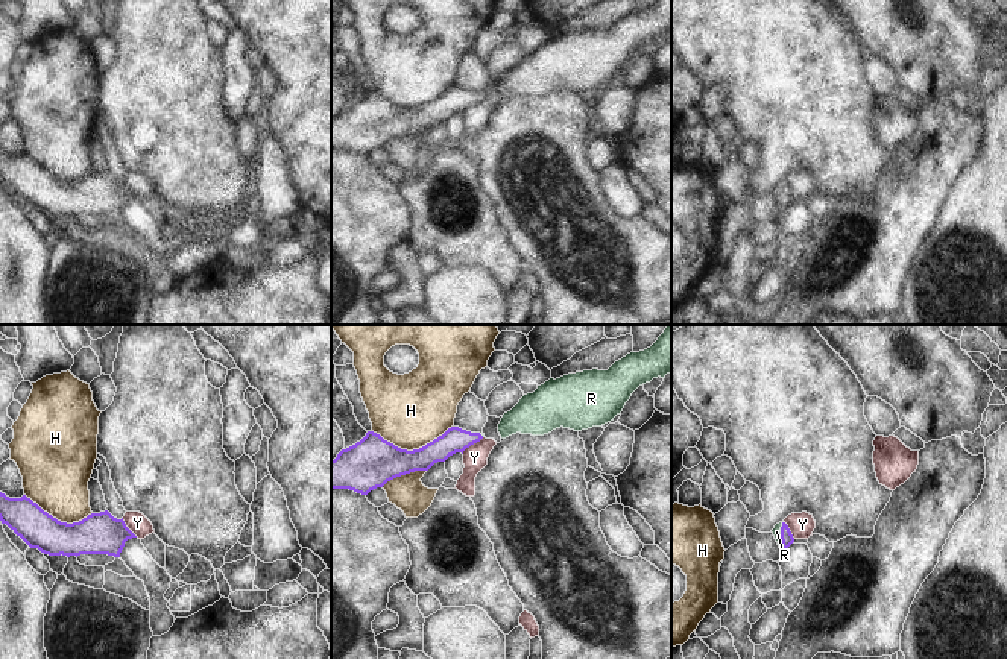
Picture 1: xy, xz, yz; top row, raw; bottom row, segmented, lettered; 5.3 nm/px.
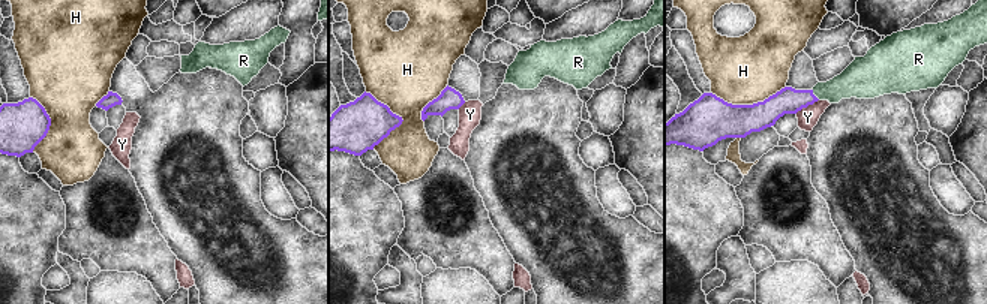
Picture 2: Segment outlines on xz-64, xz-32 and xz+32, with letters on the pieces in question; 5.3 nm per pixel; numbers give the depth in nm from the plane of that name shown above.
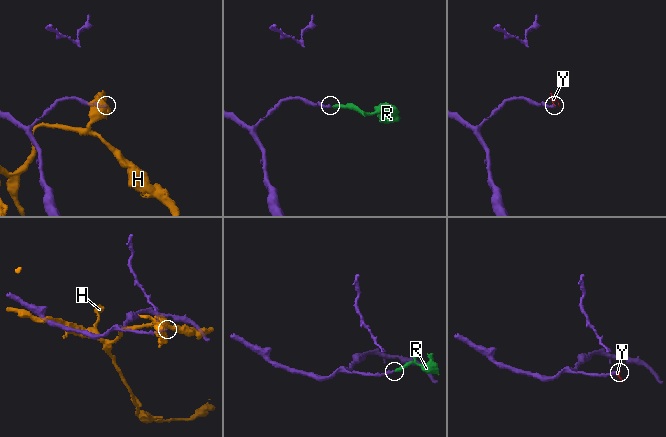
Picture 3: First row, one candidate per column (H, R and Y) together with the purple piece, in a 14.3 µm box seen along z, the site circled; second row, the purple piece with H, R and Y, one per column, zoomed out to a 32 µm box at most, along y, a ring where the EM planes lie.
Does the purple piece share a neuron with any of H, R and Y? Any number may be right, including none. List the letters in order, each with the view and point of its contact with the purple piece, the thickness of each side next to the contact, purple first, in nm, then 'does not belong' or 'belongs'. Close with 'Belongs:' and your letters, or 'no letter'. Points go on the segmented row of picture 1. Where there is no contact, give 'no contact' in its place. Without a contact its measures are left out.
H: xz (413, 450) | 260/400 nm | does not belong
R: yz (781, 536) | 70/50 nm | belongs
Y: xz (473, 444) | 140/130 nm | does not belong
Belongs: R

